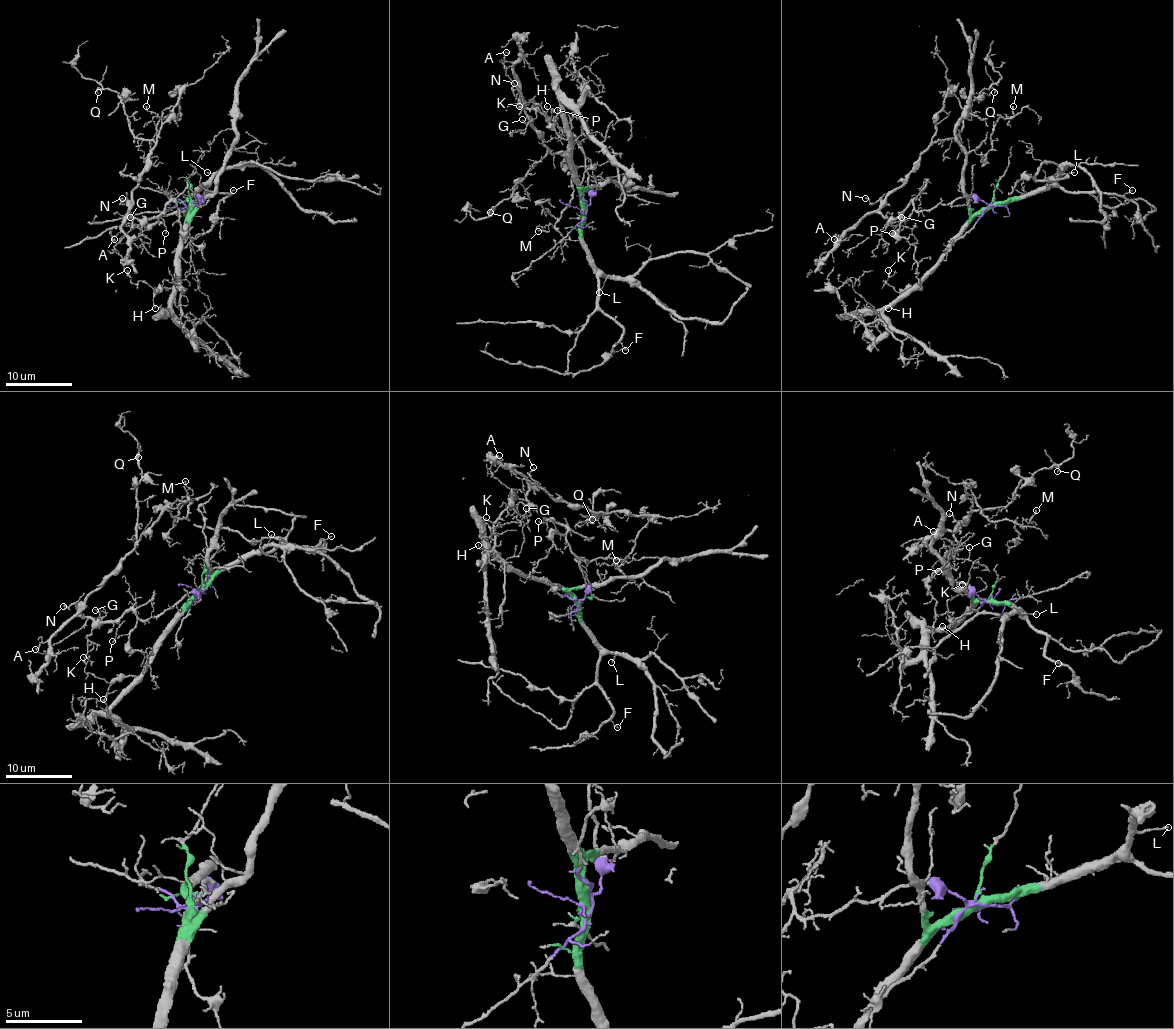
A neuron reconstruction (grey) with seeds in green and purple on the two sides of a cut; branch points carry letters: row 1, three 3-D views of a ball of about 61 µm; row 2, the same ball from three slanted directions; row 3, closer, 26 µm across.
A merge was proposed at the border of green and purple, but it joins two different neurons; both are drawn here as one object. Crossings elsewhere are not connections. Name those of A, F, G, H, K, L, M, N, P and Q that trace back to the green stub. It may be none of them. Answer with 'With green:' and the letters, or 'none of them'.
With green: F, H, K, L

